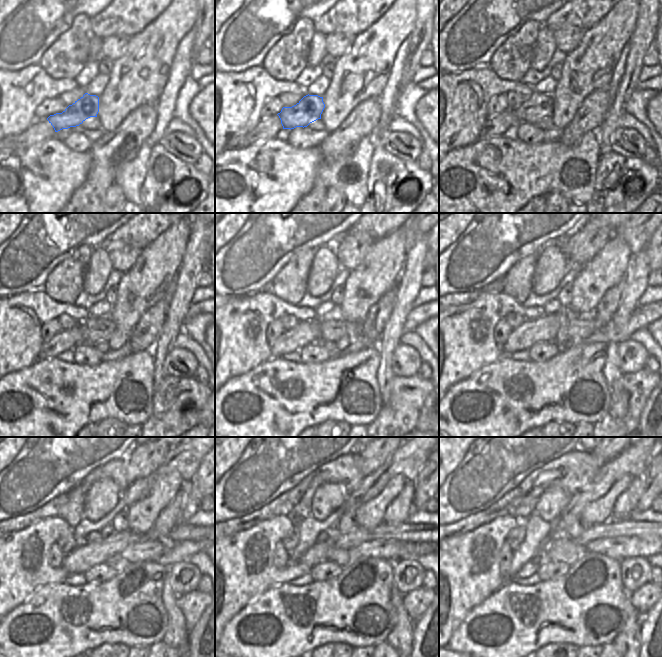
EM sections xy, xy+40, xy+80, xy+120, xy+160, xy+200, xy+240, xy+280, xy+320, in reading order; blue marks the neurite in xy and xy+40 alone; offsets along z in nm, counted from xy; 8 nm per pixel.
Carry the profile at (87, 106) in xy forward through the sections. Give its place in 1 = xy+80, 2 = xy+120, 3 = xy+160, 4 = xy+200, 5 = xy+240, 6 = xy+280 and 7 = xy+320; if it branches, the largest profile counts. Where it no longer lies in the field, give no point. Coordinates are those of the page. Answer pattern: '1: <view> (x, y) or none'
1: xy+80 (538, 106)
2: xy+120 (95, 329)
3: xy+160 (332, 330)
4: xy+200 (577, 327)
5: xy+240 (147, 550)
6: xy+280 (379, 549)
7: xy+320 (619, 548)

